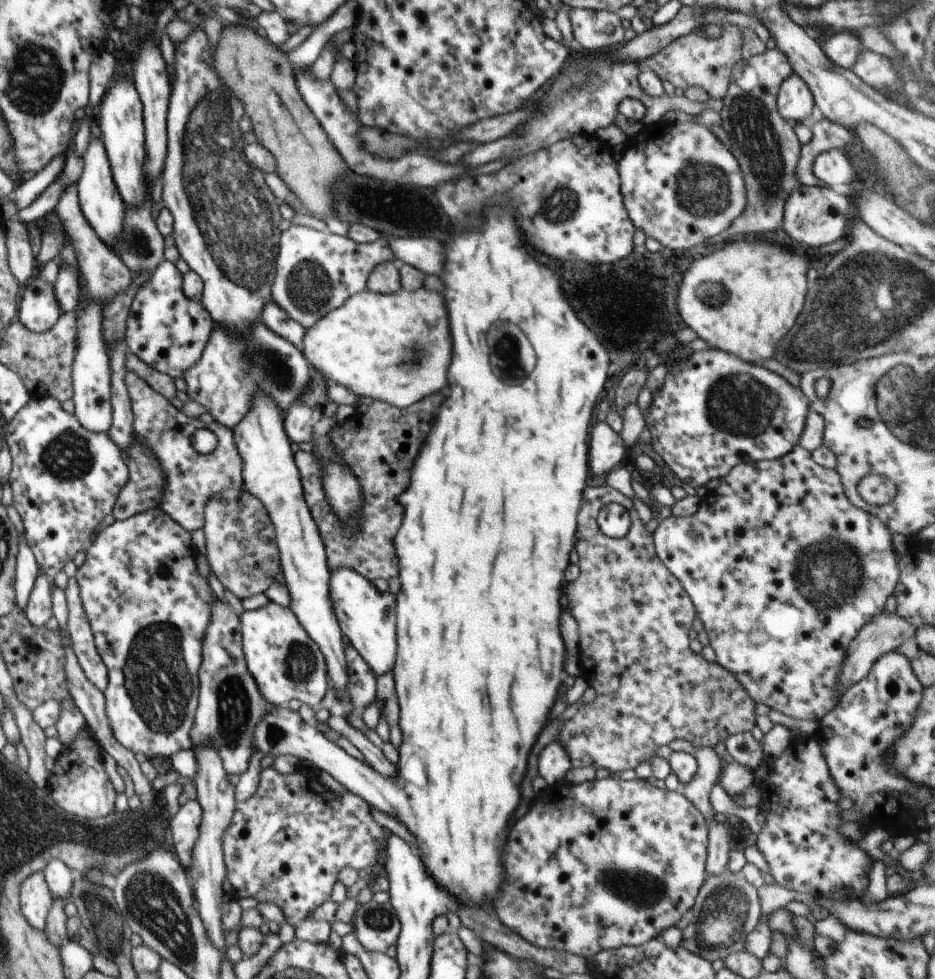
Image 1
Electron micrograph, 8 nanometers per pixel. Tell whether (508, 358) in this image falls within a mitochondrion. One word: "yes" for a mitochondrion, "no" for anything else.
yes

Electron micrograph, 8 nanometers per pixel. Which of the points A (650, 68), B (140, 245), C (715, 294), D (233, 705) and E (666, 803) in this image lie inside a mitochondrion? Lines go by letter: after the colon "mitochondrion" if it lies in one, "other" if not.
A: other
B: mitochondrion
C: mitochondrion
D: mitochondrion
E: other

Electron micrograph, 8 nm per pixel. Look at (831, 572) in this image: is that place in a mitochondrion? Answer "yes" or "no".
yes

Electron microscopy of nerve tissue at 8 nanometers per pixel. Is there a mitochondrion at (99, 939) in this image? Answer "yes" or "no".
yes

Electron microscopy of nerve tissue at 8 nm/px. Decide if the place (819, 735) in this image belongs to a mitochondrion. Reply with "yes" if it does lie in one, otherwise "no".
no

